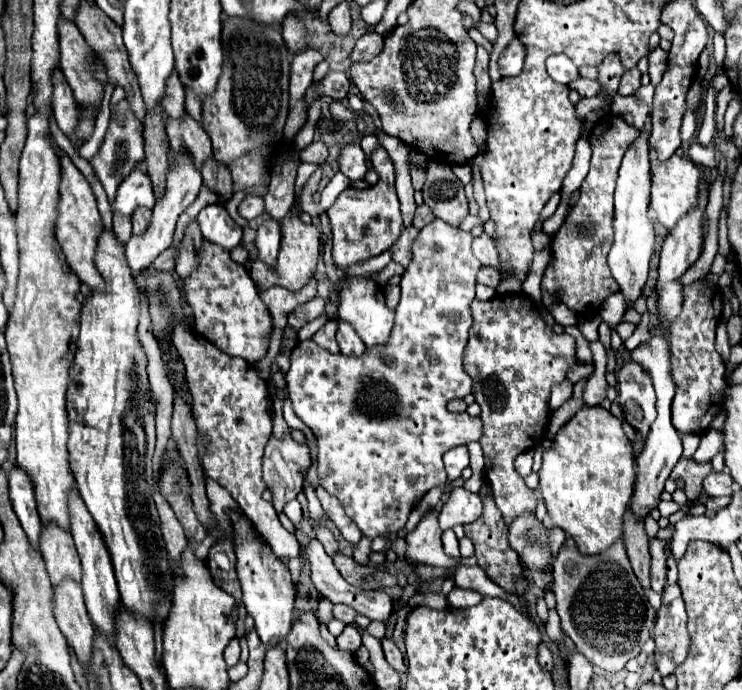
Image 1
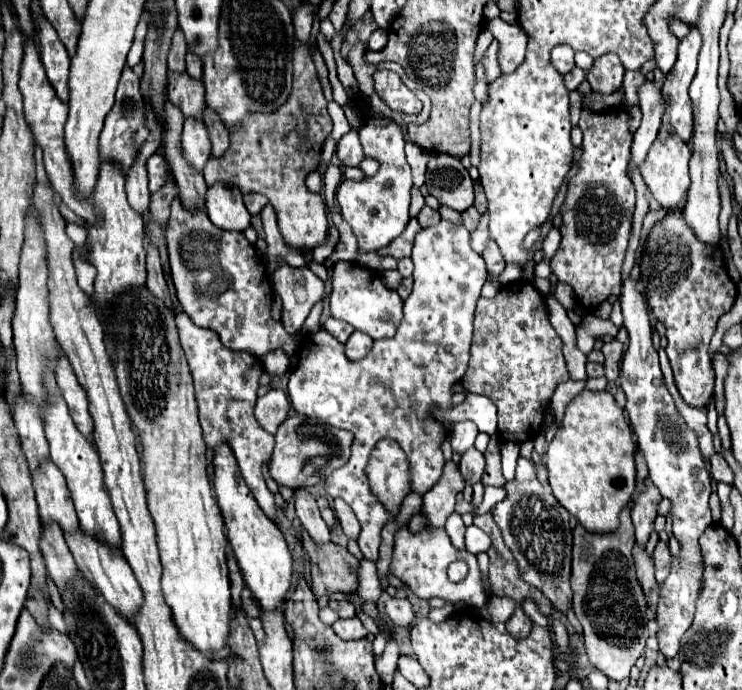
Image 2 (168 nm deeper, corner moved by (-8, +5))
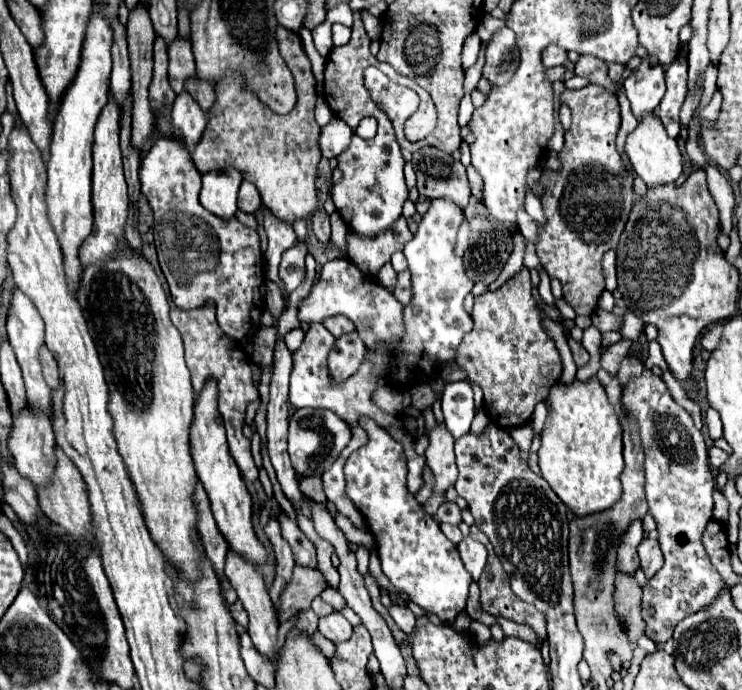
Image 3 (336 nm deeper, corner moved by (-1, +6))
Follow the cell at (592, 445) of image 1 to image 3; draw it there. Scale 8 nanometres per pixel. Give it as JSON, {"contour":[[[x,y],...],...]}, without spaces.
{"contour":[[[596,378],[588,382],[574,380],[572,384],[554,384],[546,406],[548,418],[538,450],[542,478],[578,518],[612,508],[622,494],[622,434],[602,384]]]}

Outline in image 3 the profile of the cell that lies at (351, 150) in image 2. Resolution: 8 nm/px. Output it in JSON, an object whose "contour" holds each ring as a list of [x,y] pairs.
{"contour":[[[332,118],[328,126],[322,128],[320,134],[320,150],[326,158],[336,158],[342,150],[348,148],[352,140],[352,128],[346,122],[340,122],[340,118]]]}

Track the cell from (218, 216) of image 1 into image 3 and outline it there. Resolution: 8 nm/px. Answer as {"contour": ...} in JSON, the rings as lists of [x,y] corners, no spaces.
{"contour":[[[236,170],[224,172],[208,172],[202,176],[202,192],[200,204],[222,220],[230,220],[236,216],[236,196],[240,188],[240,174]]]}

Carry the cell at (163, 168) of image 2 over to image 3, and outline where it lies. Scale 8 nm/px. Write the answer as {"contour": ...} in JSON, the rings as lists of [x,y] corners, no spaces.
{"contour":[[[158,138],[140,162],[140,184],[154,210],[152,230],[158,262],[176,308],[192,310],[212,300],[218,324],[226,336],[236,342],[252,338],[260,328],[262,316],[262,294],[258,288],[264,280],[264,264],[258,232],[242,226],[236,218],[230,222],[220,220],[200,206],[200,174],[182,142]]]}

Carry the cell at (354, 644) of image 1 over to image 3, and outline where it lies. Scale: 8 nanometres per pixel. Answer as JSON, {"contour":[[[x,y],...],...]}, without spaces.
{"contour":[[[332,612],[330,616],[320,618],[318,630],[332,642],[344,642],[348,638],[352,638],[352,624],[340,614],[340,612]]]}

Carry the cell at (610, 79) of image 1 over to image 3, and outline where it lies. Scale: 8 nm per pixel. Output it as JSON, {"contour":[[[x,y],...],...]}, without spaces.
{"contour":[[[580,56],[574,72],[576,72],[576,76],[586,78],[590,84],[600,84],[600,86],[604,86],[606,90],[612,90],[612,94],[618,96],[618,86],[610,80],[608,66],[604,64],[604,60],[600,60],[596,56]]]}

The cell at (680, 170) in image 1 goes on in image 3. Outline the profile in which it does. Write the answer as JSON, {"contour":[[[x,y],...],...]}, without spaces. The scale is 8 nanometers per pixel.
{"contour":[[[646,114],[634,132],[626,138],[626,154],[636,170],[636,174],[646,182],[646,186],[666,186],[674,184],[682,174],[682,154],[674,138],[670,138],[658,116]]]}

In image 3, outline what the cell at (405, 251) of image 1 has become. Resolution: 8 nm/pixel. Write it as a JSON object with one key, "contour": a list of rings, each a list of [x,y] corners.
{"contour":[[[400,216],[394,226],[380,236],[358,236],[354,232],[348,234],[348,258],[360,266],[360,270],[368,276],[376,276],[378,270],[390,262],[390,256],[404,248],[404,244],[412,238],[412,232],[406,224],[406,218]]]}

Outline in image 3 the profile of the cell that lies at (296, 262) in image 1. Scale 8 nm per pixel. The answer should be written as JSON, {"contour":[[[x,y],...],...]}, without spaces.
{"contour":[[[278,26],[276,30],[278,36],[278,48],[280,54],[284,58],[286,64],[292,64],[292,76],[294,76],[294,84],[296,84],[296,94],[298,94],[298,102],[292,108],[290,114],[278,116],[276,112],[272,112],[268,106],[264,106],[254,94],[246,92],[240,84],[242,78],[238,74],[228,74],[224,78],[224,82],[220,82],[216,86],[216,102],[208,114],[208,126],[204,132],[204,138],[200,140],[200,146],[196,146],[192,160],[194,166],[198,168],[200,174],[212,172],[212,170],[226,170],[226,168],[234,168],[242,174],[244,180],[252,182],[260,196],[262,196],[262,204],[282,222],[286,224],[294,224],[296,220],[304,220],[308,218],[314,210],[316,210],[316,168],[318,162],[322,158],[320,154],[320,146],[318,146],[318,138],[320,138],[320,126],[314,120],[314,106],[316,106],[316,90],[314,90],[314,74],[310,68],[310,60],[302,48],[302,40],[296,32],[286,30],[284,26]]]}

